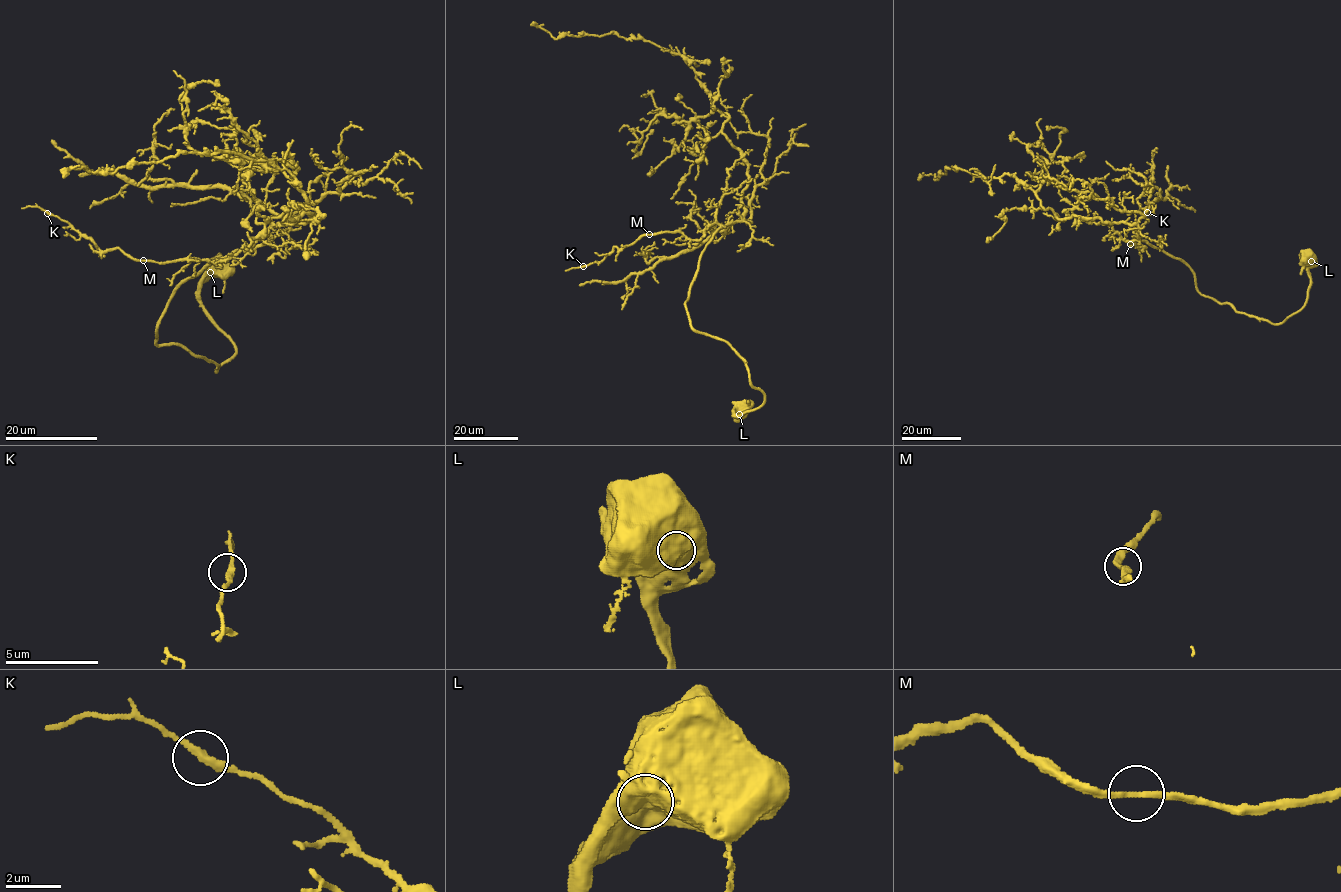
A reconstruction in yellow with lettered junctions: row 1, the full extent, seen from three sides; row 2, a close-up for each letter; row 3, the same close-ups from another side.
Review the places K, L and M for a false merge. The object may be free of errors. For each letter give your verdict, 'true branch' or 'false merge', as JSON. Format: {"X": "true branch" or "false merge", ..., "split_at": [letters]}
{"K": "true branch", "L": "true branch", "M": "true branch", "split_at": []}

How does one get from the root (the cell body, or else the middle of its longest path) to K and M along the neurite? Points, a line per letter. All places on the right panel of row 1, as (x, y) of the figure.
K: (1307, 257), (1307, 301), (1271, 324), (1203, 296), (1180, 259), (1144, 241), (1130, 246), (1147, 212)
M: (1307, 257), (1307, 301), (1271, 324), (1203, 296), (1180, 259), (1144, 241), (1134, 241), (1145, 247), (1130, 244)

